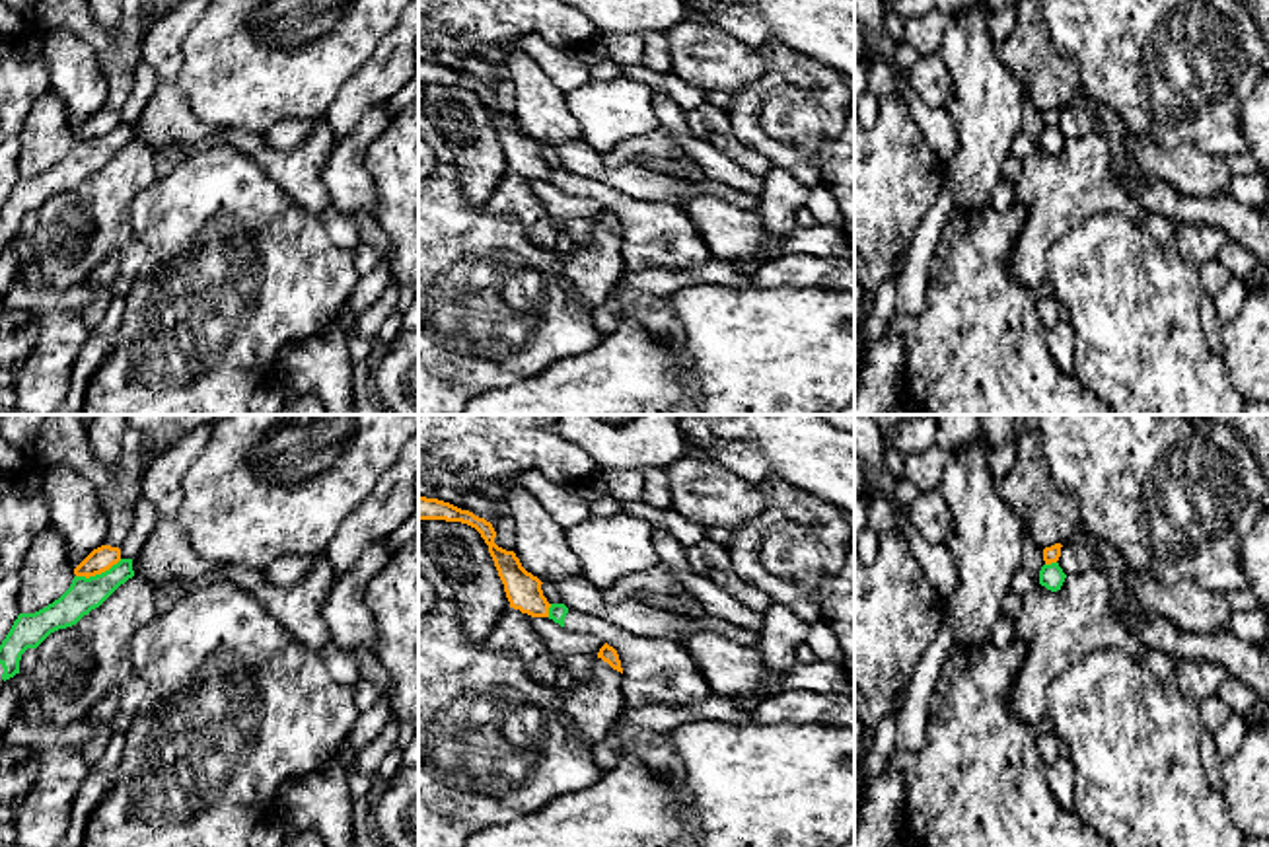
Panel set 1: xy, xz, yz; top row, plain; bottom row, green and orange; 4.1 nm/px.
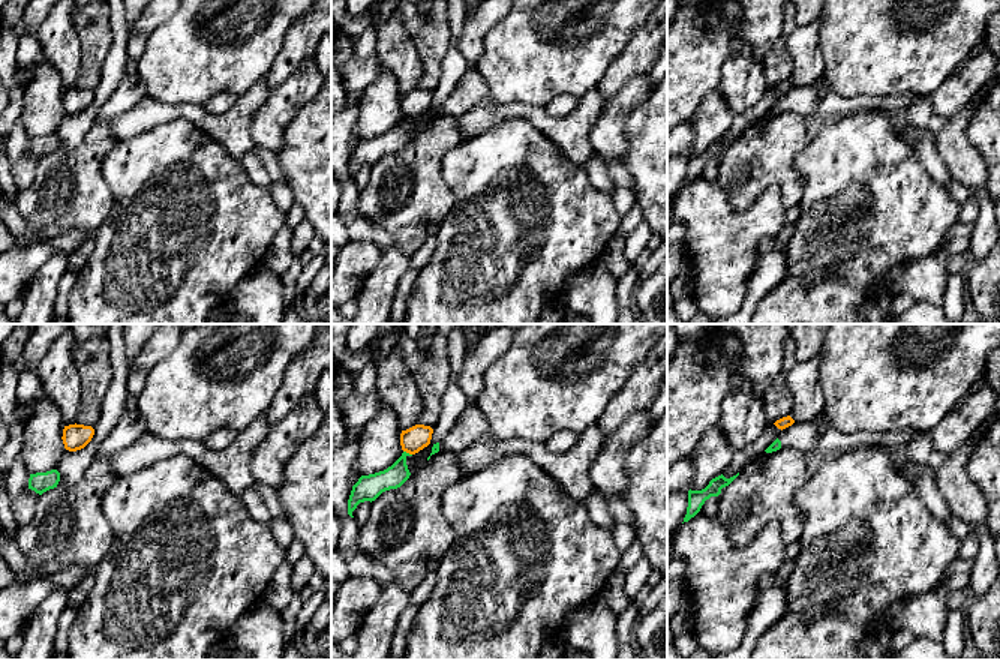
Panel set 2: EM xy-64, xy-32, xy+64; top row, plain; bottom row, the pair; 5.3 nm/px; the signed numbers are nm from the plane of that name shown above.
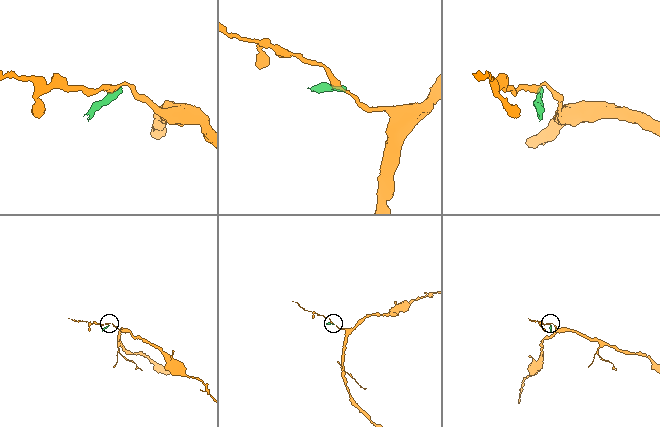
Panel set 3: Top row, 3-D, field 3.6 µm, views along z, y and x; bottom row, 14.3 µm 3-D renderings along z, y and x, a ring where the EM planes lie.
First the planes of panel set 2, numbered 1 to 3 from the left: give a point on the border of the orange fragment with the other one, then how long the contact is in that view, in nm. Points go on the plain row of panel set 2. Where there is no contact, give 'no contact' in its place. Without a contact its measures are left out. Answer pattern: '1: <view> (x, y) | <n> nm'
1: no contact
2: xy-32 (408, 117) | 50 nm
3: no contact

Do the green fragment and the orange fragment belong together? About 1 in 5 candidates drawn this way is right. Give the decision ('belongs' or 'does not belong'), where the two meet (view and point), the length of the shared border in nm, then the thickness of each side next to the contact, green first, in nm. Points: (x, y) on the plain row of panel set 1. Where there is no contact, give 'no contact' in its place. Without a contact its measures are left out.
does not belong; contact xy (98, 139); length 200 nm; calibres 140 and 100 nm

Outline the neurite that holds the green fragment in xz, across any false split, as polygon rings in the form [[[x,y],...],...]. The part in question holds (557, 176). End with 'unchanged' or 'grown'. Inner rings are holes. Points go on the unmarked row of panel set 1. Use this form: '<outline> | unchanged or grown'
[[[551,167],[549,183],[572,197],[599,201],[617,214],[623,232],[621,255],[631,273],[689,269],[710,257],[701,232],[679,204],[638,199],[564,167]]] | grown

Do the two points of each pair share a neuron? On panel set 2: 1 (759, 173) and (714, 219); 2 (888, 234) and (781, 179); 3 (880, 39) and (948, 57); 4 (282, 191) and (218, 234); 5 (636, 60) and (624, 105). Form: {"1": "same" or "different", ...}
{"1": "different", "2": "different", "3": "same", "4": "different", "5": "different"}

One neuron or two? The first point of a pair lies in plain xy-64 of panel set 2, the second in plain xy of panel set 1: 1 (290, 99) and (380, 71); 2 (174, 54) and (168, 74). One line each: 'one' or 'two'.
1: two
2: two

